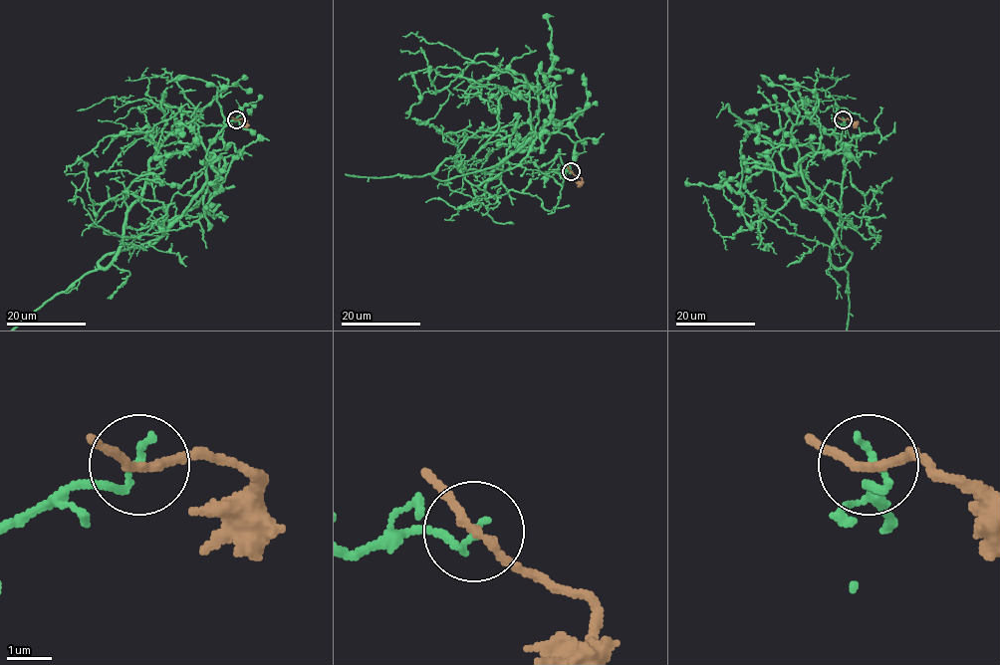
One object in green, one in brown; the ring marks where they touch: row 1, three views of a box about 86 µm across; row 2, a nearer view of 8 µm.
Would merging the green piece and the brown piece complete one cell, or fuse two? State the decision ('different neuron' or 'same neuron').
different neuron

